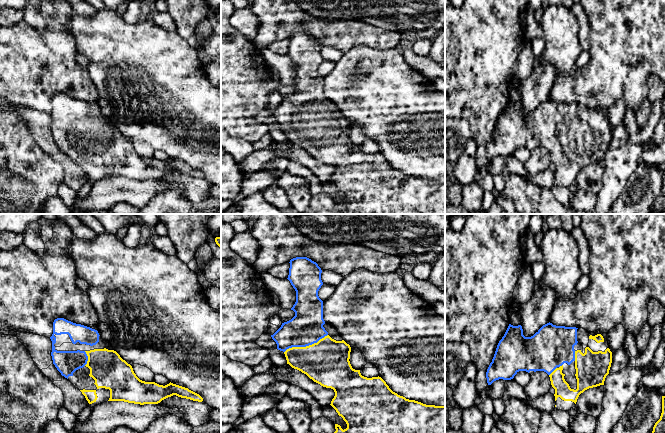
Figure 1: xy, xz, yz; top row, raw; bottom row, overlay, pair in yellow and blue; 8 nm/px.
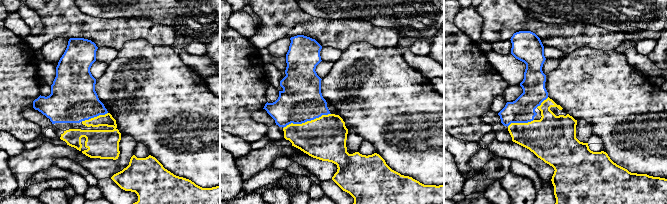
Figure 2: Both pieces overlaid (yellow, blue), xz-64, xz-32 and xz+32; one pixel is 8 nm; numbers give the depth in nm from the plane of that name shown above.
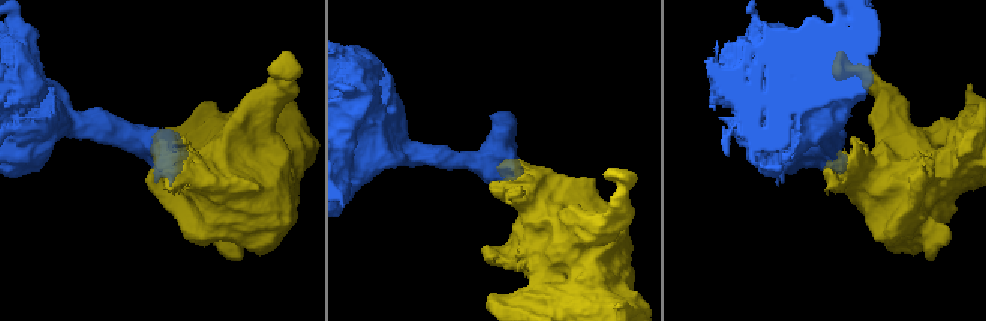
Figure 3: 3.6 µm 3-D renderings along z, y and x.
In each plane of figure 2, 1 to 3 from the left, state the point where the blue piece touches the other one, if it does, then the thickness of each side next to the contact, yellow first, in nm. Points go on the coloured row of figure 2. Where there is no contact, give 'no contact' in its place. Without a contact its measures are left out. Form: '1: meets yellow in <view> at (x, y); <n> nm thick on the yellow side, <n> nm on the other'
1: meets yellow in xz-64 at (94, 117); 240 nm thick on the yellow side, 380 nm on the other
2: meets yellow in xz-32 at (307, 121); 340 nm thick on the yellow side, 340 nm on the other
3: meets yellow in xz+32 at (520, 123); 320 nm thick on the yellow side, 200 nm on the other

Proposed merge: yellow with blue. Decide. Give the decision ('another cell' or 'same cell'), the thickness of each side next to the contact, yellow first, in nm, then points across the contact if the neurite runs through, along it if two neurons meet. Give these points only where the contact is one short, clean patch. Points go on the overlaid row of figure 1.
same cell; calibres 360 and 280 nm; way xz (326, 362), (306, 346), (306, 328)

